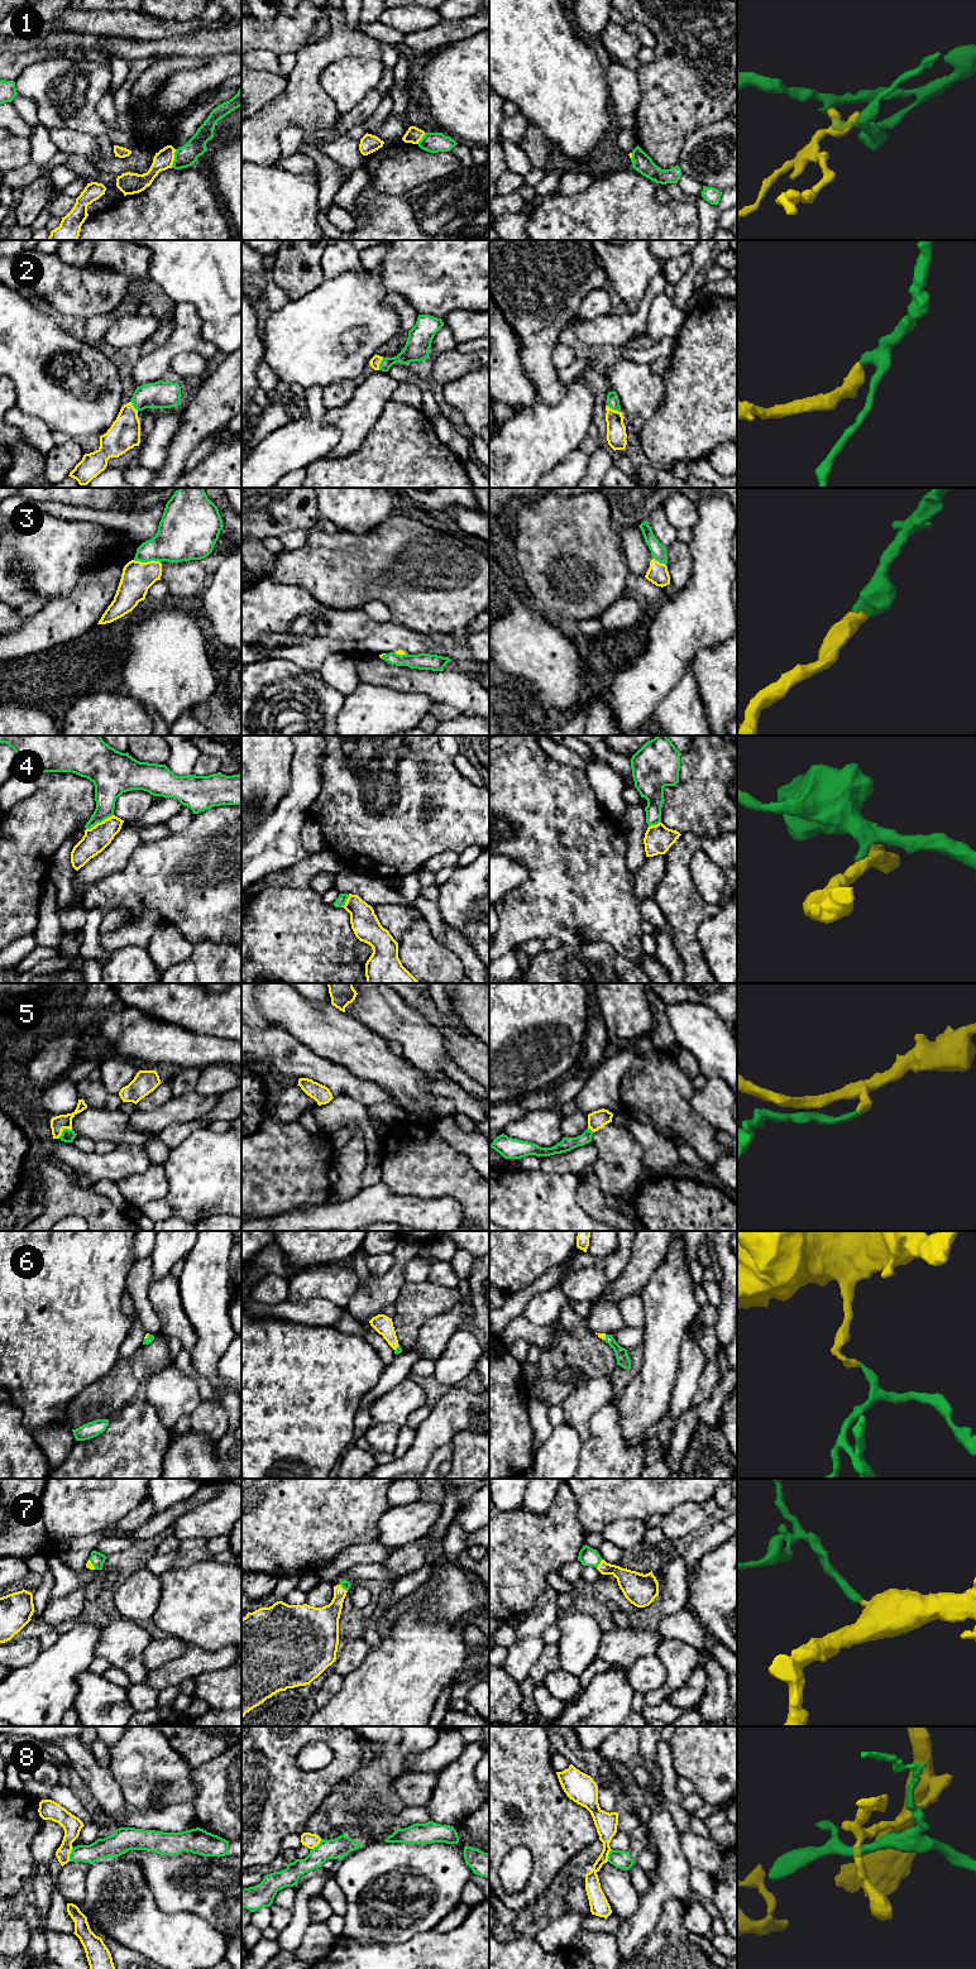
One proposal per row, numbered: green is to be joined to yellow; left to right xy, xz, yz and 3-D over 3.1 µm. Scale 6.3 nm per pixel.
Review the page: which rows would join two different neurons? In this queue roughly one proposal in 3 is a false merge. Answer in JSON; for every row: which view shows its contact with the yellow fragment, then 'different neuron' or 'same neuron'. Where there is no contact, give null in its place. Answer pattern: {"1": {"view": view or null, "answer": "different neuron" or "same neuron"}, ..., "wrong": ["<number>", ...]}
{"1": {"view": "xy", "answer": "different neuron"}, "2": {"view": "yz", "answer": "same neuron"}, "3": {"view": "xy", "answer": "same neuron"}, "4": {"view": "xy", "answer": "different neuron"}, "5": {"view": "xy", "answer": "same neuron"}, "6": {"view": "xy", "answer": "same neuron"}, "7": {"view": "yz", "answer": "same neuron"}, "8": {"view": "xy", "answer": "different neuron"}, "wrong": ["1", "4", "8"]}

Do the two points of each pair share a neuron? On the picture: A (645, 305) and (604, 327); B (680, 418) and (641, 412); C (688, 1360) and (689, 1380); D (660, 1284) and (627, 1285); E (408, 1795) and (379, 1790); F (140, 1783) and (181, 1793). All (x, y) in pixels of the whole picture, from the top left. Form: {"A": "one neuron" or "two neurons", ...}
{"A": "one neuron", "B": "two neurons", "C": "one neuron", "D": "two neurons", "E": "two neurons", "F": "one neuron"}

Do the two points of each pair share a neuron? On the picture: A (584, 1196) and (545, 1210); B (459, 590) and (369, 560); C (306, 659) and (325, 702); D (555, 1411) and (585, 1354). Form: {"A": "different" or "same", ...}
{"A": "different", "B": "same", "C": "different", "D": "different"}

